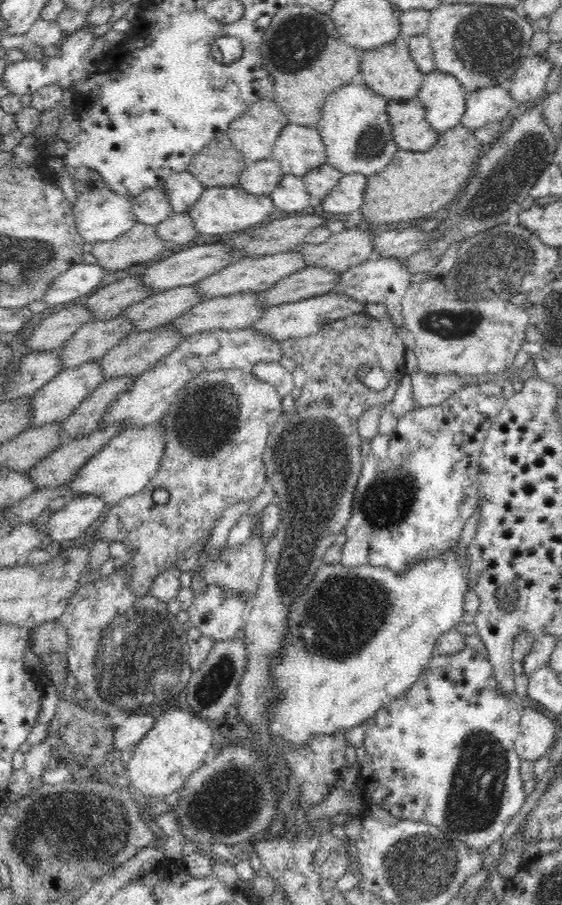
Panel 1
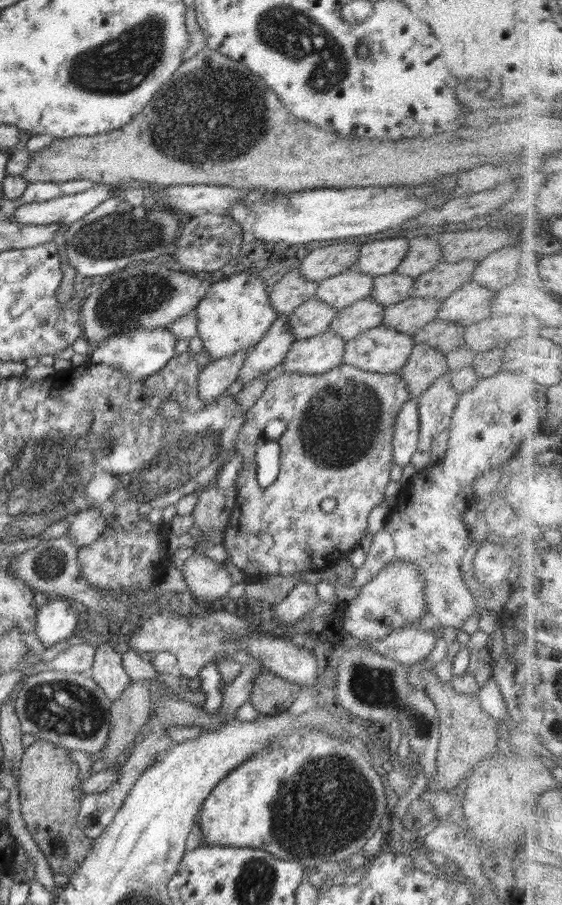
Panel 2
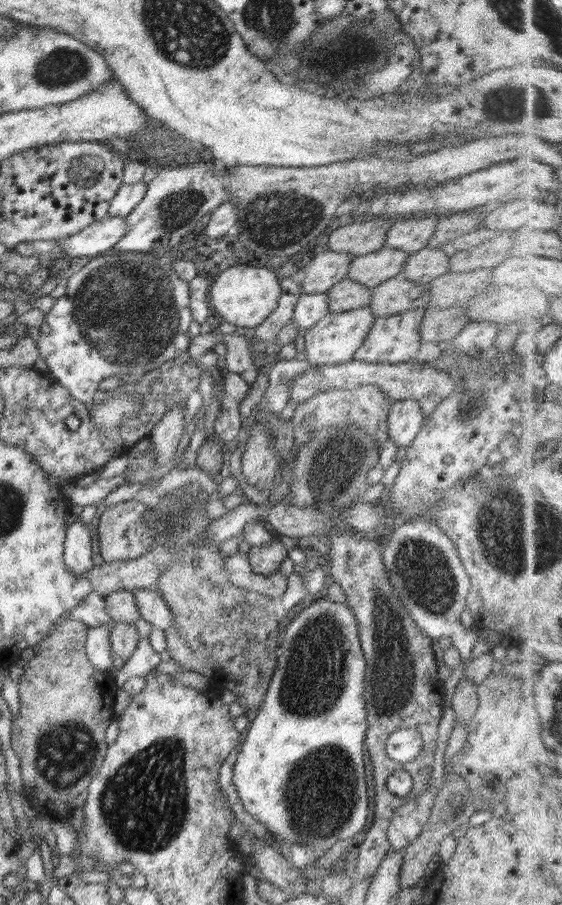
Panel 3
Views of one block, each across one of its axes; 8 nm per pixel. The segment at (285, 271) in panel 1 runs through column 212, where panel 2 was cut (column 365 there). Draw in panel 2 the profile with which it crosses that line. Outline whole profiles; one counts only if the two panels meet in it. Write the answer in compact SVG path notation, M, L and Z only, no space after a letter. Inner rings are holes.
M346 270L322 279L316 297L339 310L353 305L356 301L370 298L372 289L372 275Z

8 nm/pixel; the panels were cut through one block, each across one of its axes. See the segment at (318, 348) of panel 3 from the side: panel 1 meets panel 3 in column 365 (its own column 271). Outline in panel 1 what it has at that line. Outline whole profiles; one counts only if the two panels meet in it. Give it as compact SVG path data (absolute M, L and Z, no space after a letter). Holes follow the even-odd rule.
M331 291L312 298L306 298L298 302L278 304L278 306L266 307L260 318L251 324L256 332L269 336L276 342L289 342L295 338L304 338L316 334L324 328L325 324L346 318L351 314L365 312L365 304L358 302L349 296Z

